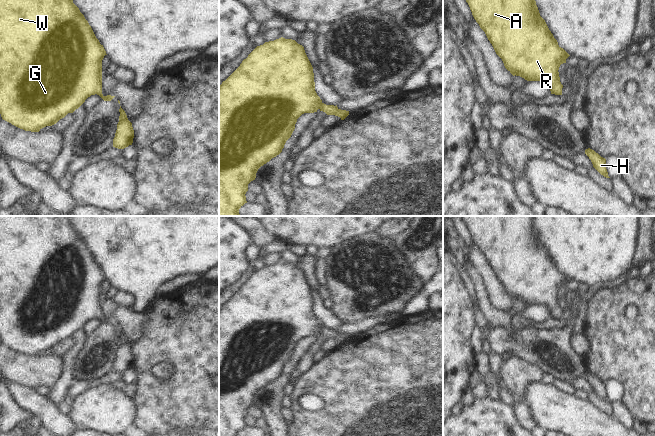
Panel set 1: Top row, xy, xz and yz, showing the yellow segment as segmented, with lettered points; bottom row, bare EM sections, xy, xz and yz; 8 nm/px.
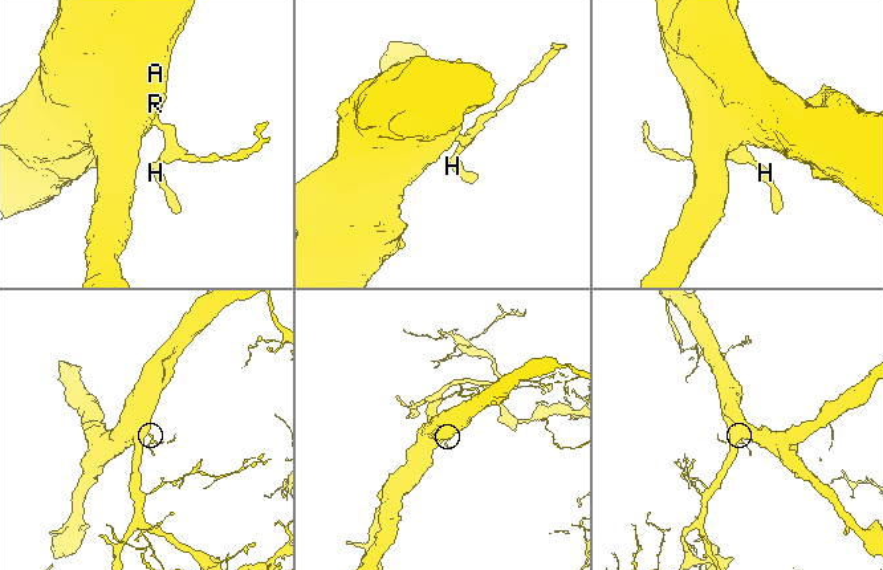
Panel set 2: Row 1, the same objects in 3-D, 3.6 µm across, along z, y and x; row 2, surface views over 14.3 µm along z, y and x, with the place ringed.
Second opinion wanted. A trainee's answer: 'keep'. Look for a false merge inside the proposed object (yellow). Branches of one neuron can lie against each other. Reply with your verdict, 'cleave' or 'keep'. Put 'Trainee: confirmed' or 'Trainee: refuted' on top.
Trainee: confirmed
keep

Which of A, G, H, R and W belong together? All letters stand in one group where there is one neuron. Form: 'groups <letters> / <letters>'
groups A G H R W

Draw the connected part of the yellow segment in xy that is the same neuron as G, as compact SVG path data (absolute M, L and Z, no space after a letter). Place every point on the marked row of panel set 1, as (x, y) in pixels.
M0 0L0 114L3 120L25 131L39 132L56 124L68 113L73 113L91 95L99 95L104 101L115 96L102 94L102 60L107 55L91 26L73 0Z

